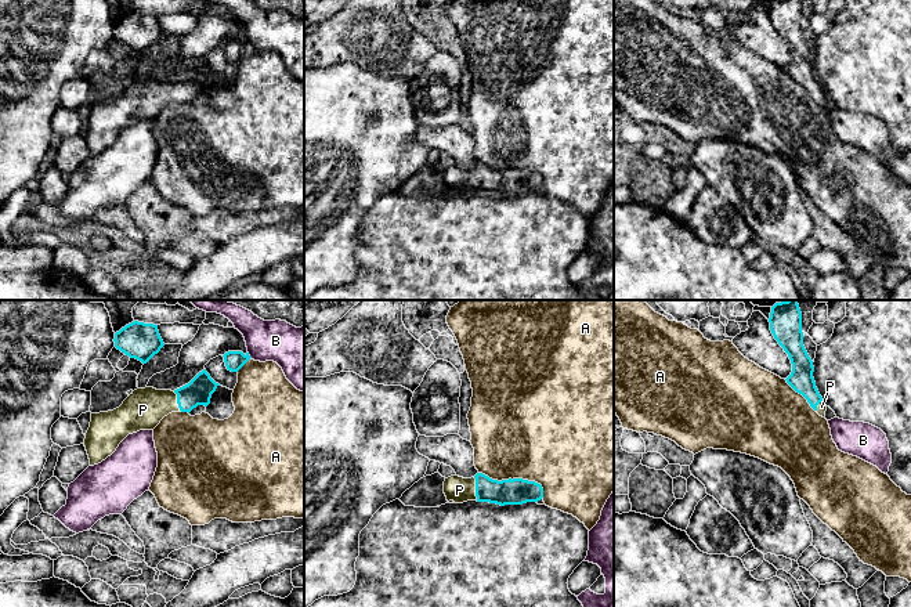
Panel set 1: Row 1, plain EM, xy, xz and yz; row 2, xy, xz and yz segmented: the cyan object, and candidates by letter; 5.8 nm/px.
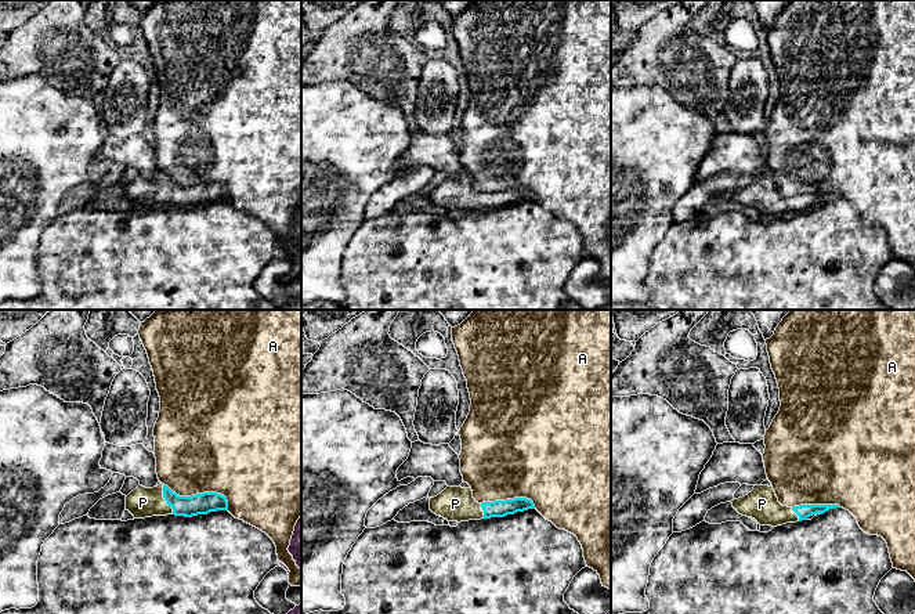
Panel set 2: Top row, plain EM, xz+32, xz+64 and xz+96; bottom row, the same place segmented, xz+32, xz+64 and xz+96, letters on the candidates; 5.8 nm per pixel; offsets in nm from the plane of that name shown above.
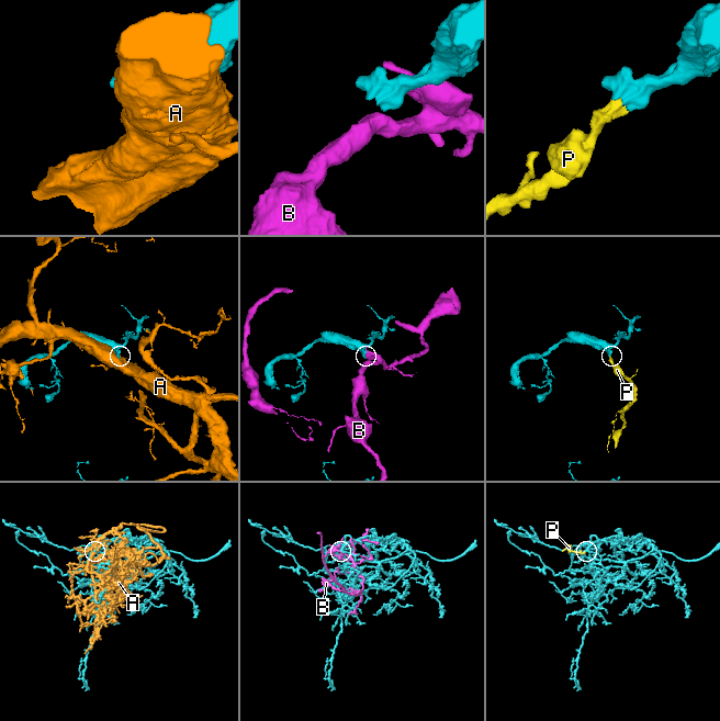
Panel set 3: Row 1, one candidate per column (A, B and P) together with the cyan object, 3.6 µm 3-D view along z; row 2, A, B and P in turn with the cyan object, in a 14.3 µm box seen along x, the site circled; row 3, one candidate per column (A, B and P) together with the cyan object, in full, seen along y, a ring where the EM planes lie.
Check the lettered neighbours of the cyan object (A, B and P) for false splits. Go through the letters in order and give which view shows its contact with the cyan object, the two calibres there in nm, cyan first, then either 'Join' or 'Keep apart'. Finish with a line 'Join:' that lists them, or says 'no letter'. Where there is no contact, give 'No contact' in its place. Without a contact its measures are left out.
A: Touches cyan in xz. Thickness 160 nm (cyan) against 500 nm. Keep apart
B: Touches cyan in xy. Thickness 110 nm (cyan) against 240 nm. Keep apart
P: Touches cyan in xz. Thickness 160 nm (cyan) against 150 nm. Join
Join: P

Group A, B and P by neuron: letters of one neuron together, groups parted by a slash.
A / B / P

